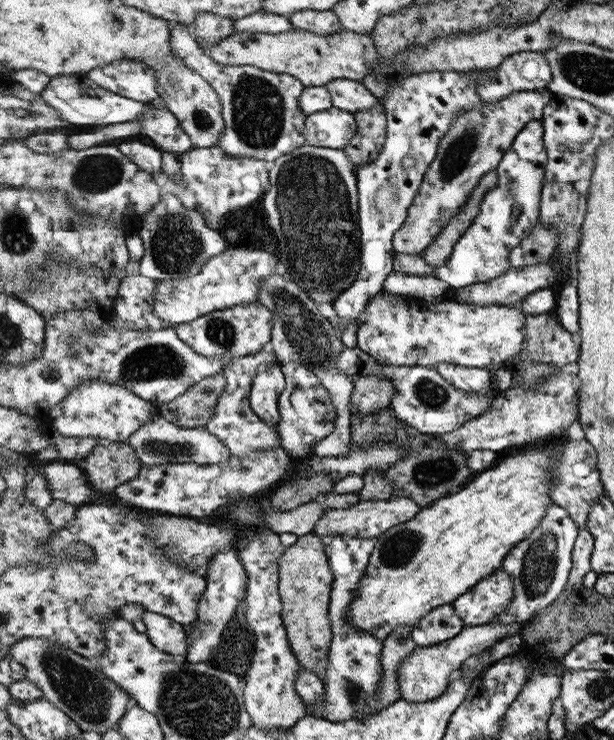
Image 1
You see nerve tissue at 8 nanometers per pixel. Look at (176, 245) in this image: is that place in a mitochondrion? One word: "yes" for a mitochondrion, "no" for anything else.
yes

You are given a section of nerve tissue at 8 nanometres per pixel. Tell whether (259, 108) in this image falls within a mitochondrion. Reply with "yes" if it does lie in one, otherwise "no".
yes

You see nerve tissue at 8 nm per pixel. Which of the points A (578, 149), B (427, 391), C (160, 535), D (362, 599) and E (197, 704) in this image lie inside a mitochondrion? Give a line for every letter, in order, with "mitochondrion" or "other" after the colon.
A: mitochondrion
B: mitochondrion
C: mitochondrion
D: other
E: mitochondrion

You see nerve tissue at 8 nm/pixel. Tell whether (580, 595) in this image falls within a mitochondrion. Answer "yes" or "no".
no

